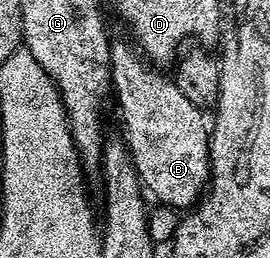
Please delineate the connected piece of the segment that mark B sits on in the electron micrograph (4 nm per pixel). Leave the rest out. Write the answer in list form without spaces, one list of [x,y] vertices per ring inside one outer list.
[[[112,41],[111,81],[114,97],[119,97],[119,114],[123,117],[122,137],[127,143],[139,181],[146,193],[156,198],[156,203],[180,212],[194,207],[204,197],[211,176],[211,140],[209,122],[203,119],[204,111],[196,107],[181,92],[170,73],[162,74],[130,41]]]

